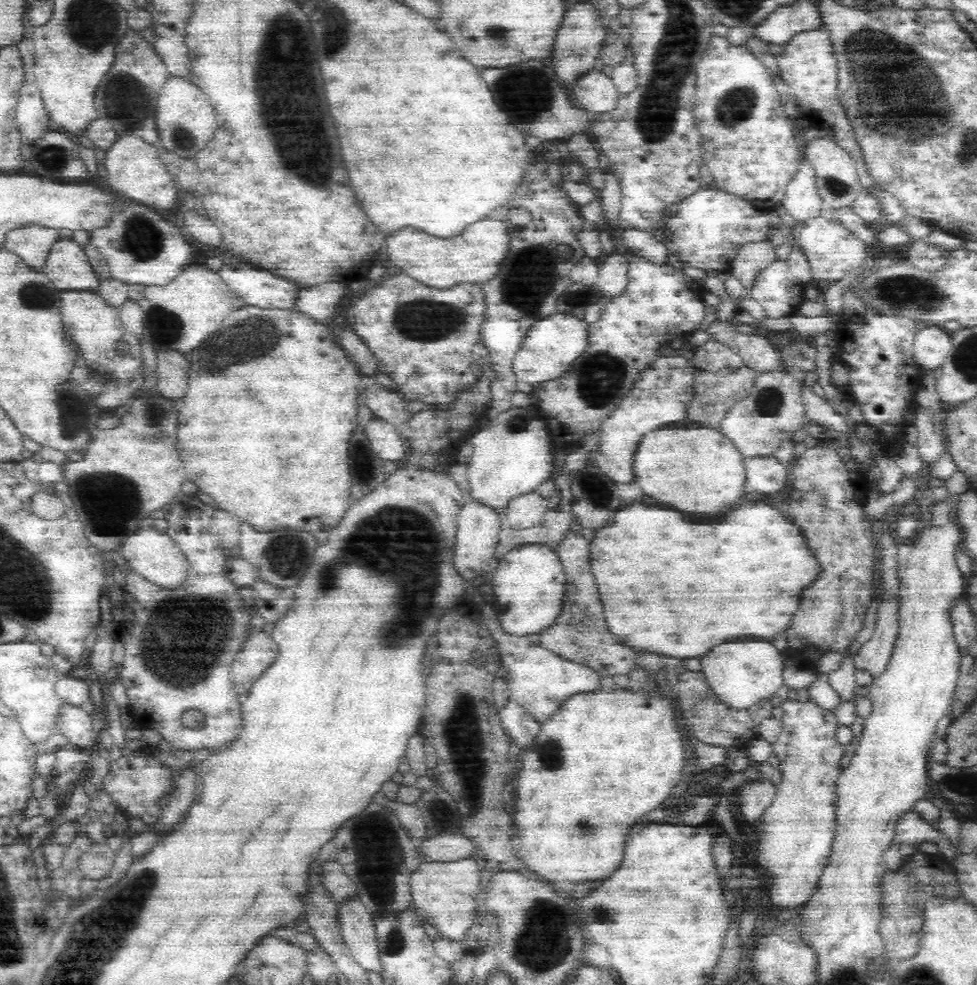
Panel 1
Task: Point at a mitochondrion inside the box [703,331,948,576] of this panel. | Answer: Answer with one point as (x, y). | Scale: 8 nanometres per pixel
(768, 402)

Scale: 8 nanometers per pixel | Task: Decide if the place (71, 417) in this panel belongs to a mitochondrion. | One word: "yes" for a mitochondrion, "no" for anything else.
yes

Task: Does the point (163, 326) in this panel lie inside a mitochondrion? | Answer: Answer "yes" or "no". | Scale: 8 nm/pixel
yes

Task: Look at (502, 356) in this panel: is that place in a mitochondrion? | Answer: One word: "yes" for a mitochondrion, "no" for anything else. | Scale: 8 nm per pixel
no

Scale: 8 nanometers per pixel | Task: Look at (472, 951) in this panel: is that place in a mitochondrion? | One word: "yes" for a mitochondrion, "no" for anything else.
no

